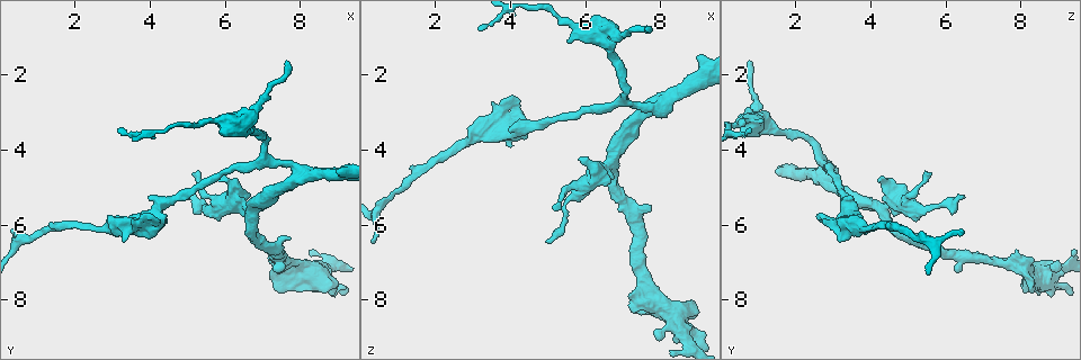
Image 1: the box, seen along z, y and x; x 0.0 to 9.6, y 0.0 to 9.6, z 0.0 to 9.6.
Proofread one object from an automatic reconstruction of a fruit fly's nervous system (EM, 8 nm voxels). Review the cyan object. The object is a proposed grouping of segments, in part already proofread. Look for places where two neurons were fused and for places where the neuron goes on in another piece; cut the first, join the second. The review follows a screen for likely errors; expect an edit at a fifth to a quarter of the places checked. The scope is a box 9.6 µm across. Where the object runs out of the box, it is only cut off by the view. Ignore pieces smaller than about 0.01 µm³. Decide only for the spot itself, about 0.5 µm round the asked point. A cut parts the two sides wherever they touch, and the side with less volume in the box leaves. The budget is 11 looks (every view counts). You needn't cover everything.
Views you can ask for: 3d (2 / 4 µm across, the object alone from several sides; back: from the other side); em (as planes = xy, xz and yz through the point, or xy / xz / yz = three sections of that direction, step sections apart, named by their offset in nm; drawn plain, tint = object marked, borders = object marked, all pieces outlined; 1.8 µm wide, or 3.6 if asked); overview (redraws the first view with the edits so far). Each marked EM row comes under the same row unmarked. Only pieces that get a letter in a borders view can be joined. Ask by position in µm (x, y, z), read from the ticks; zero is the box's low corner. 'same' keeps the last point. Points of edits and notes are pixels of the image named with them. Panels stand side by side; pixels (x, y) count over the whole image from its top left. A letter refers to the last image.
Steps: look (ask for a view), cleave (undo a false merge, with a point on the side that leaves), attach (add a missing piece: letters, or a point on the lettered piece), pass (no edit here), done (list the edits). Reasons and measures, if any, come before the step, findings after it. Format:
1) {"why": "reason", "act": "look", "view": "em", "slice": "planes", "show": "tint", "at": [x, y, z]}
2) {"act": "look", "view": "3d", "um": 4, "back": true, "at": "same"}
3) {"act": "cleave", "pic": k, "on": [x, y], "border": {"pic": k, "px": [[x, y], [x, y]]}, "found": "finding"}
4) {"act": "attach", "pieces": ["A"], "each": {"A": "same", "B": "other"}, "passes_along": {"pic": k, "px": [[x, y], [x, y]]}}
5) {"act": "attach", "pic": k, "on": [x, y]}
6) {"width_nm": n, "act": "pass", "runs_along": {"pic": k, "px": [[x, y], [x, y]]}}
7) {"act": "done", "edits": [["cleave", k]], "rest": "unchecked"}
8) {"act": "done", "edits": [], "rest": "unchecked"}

{"why": "branch stops here", "act": "look", "view": "em", "slice": "planes", "show": "tint", "at": [4.95, 5.30, 6.50]}

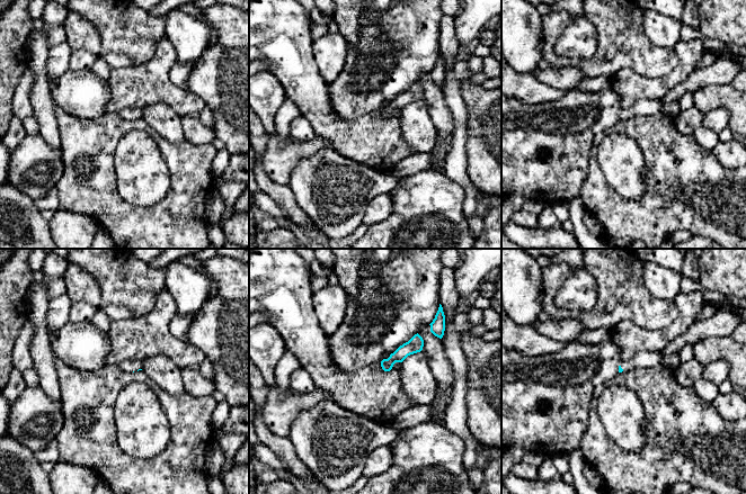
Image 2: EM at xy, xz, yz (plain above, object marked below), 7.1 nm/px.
{"act": "look", "view": "em", "slice": "planes", "show": "borders", "at": "same"}

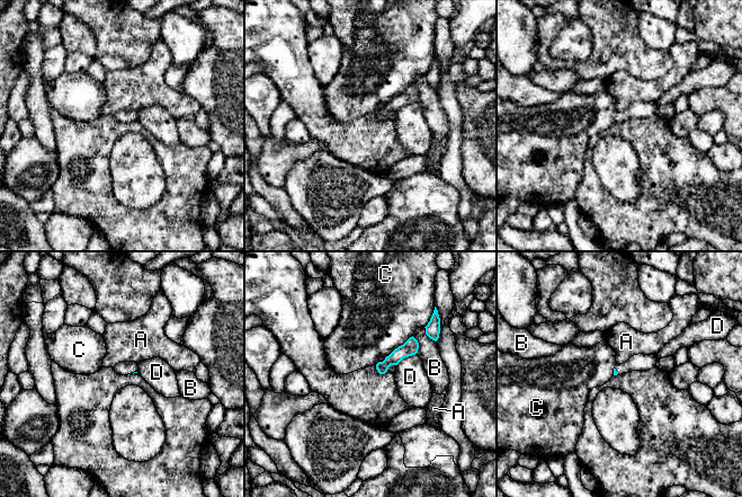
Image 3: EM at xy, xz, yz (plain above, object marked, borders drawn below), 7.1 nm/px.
{"act": "pass", "each": {"A": "other", "B": "other", "C": "other", "D": "other"}, "runs_along": {"pic": 3, "px": [[414, 343], [380, 369]]}, "found": "no lettered piece goes on from it"}

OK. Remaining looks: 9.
{"why": "thick turns thin", "act": "look", "view": "em", "slice": "planes", "show": "borders", "at": [6.65, 3.35, 1.35]}

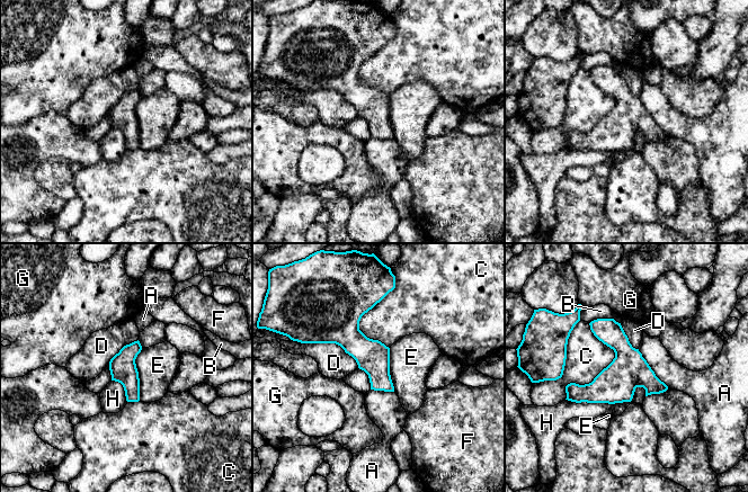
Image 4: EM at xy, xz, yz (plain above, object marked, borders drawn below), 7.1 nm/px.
{"act": "pass", "each": {"A": "other", "B": "other", "C": "other", "D": "other", "E": "other", "F": "other", "G": "other", "H": "other"}, "found": "all the same neuron"}

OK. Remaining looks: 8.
{"why": "thin end", "act": "look", "view": "em", "um": 3.6, "slice": "yz", "step": 4, "show": "borders", "at": [7.70, 1.70, 0.80]}

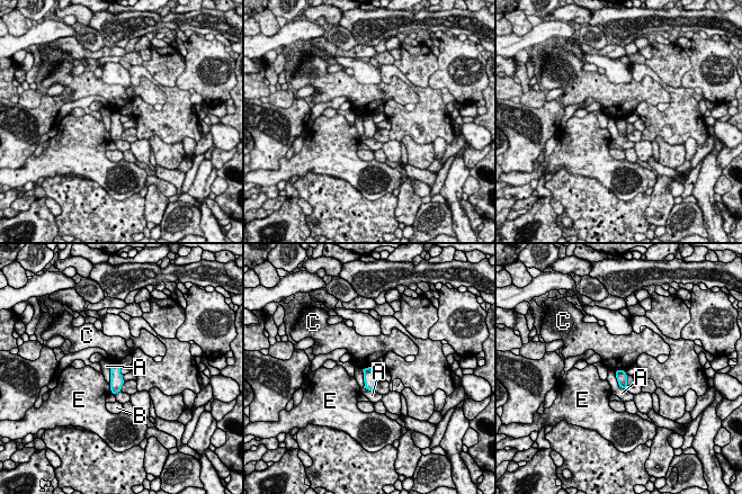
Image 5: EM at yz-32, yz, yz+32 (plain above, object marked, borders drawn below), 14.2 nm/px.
{"act": "look", "view": "em", "um": 3.6, "slice": "planes", "show": "borders", "at": "same"}

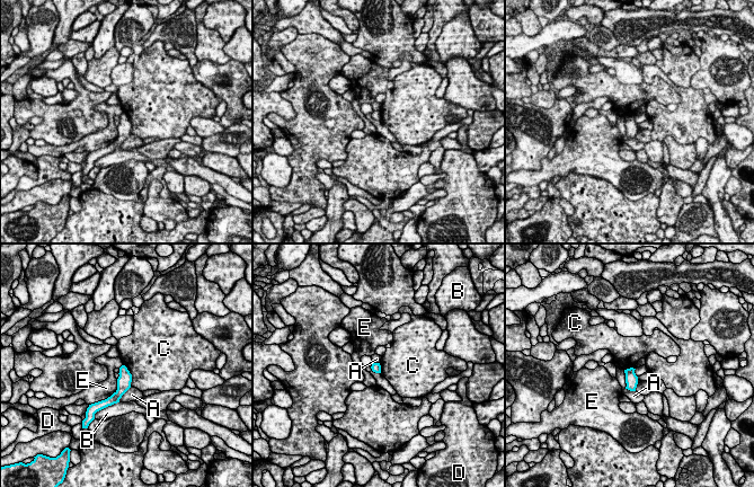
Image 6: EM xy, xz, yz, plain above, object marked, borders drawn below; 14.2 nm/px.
{"width_nm": 130, "longest_contact_nm": ["E", 400], "act": "pass", "each": {"A": "other", "B": "other", "C": "other", "D": "other", "E": "other"}, "found": "no lettered piece goes on from it"}

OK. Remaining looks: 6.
{"why": "a fork", "act": "look", "view": "em", "slice": "xy", "step": 16, "show": "tint", "at": [6.75, 5.65, 4.30]}

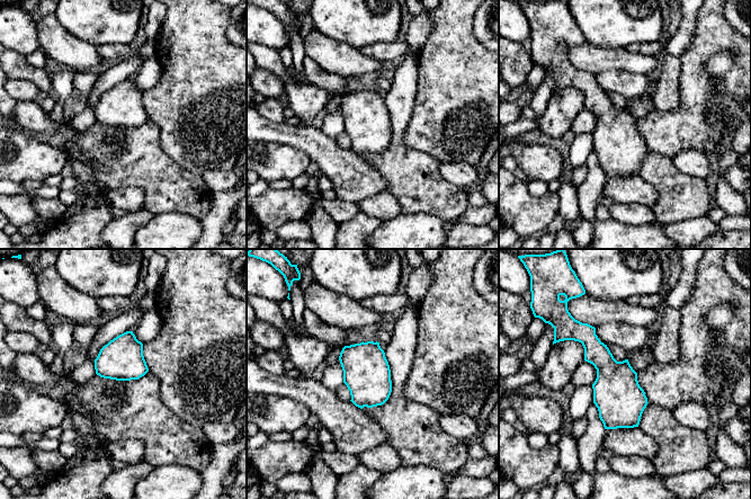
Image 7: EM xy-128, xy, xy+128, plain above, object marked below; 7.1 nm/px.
{"why": "cut it another way", "act": "look", "view": "em", "slice": "xz", "step": 8, "show": "borders", "at": "same"}

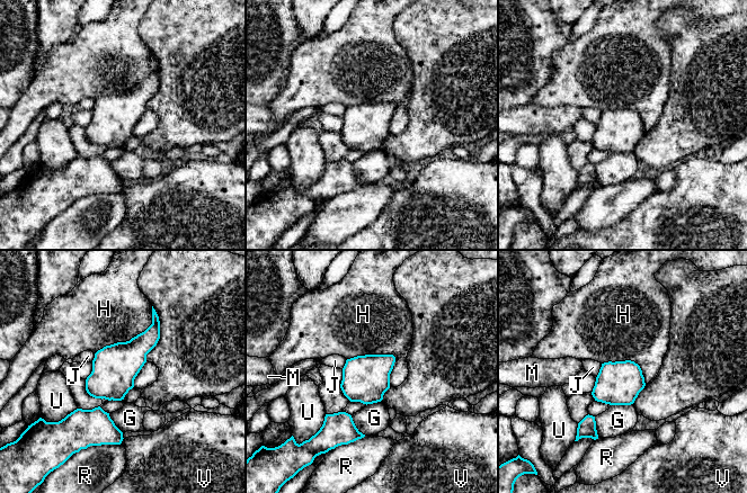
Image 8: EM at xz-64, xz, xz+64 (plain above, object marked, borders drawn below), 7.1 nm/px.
{"longest_contact_nm": ["H", 380], "act": "pass", "each": {"G": "other", "H": "other", "J": "other", "M": "other", "R": "other", "U": "other", "V": "other"}, "border": {"pic": 8, "px": [[347, 358], [392, 355], [390, 386]]}, "found": "one neuron here"}

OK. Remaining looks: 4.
{"act": "done", "edits": [], "rest": "unchecked"}

